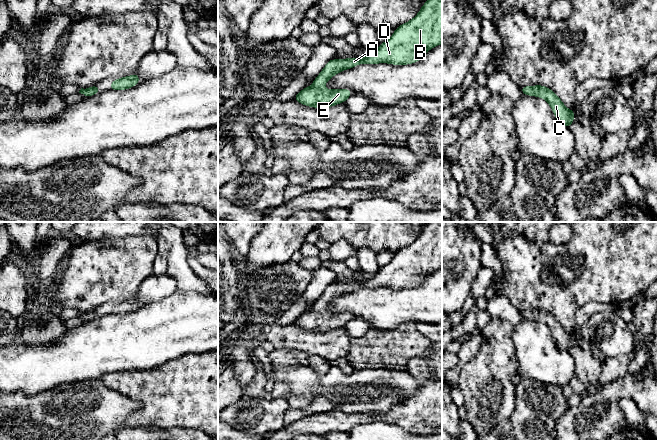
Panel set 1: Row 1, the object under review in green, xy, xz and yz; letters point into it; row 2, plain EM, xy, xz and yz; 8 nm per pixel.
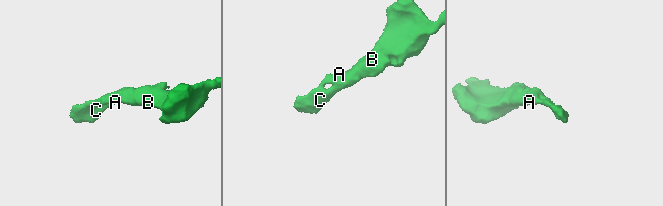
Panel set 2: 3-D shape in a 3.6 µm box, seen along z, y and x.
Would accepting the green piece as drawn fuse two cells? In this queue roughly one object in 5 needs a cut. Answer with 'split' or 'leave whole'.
leave whole

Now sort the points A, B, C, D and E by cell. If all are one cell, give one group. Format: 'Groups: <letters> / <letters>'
Groups: A B C D E

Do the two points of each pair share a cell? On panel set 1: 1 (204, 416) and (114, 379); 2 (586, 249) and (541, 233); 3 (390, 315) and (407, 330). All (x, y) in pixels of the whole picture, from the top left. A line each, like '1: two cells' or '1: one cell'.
1: one cell
2: two cells
3: two cells

